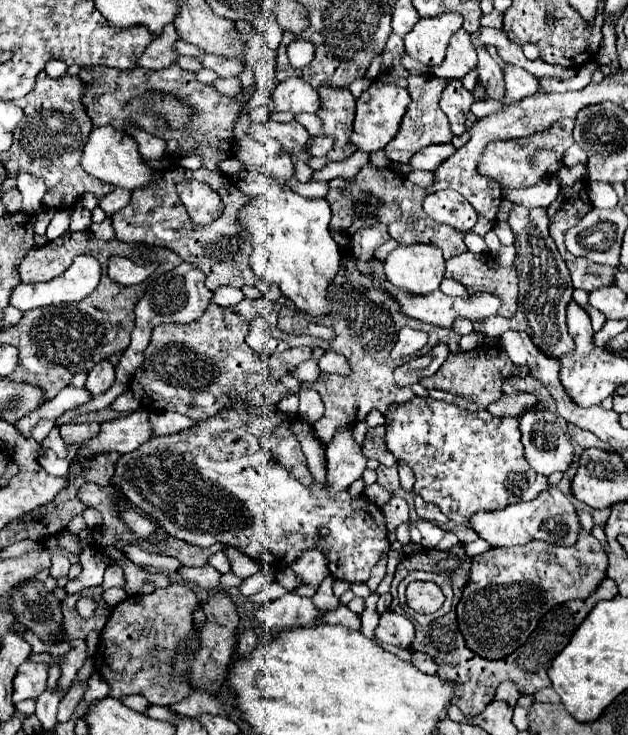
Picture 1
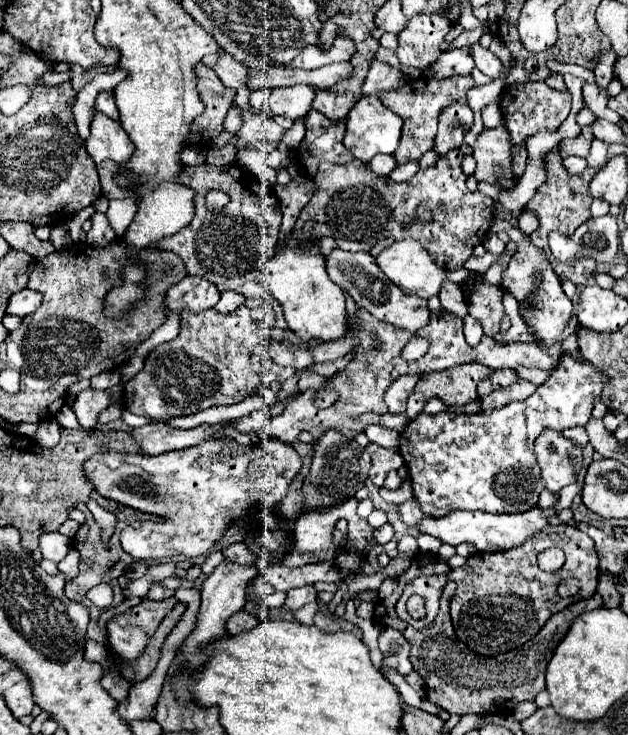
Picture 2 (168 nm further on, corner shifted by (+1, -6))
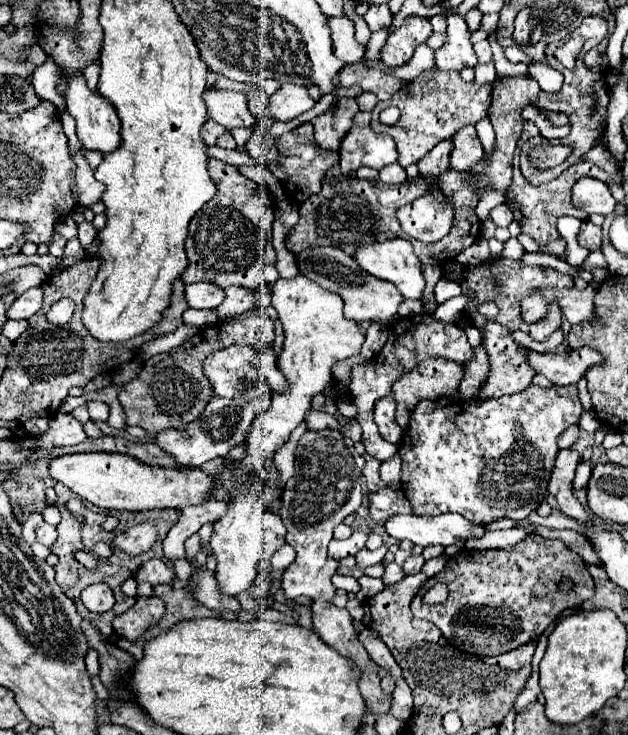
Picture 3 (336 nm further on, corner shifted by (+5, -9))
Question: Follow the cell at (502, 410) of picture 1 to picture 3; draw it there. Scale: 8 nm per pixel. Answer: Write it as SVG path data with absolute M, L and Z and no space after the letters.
M489 321L484 328L483 346L488 352L490 358L490 374L486 380L486 386L480 392L482 400L488 398L500 398L504 394L516 394L526 390L532 384L532 378L536 376L536 372L532 370L532 366L528 366L528 358L526 358L526 348L522 344L518 344L512 340L510 330L498 324L497 322Z

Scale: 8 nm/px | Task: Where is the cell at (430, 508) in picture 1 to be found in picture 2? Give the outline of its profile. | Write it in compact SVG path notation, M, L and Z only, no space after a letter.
M410 499L410 501L402 503L400 505L400 515L402 515L402 521L410 527L416 527L416 523L420 523L420 519L426 519L426 515L422 513L416 499Z

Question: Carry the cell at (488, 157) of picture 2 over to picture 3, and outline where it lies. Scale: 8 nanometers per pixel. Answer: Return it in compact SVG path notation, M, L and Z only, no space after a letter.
M464 126L452 136L452 158L450 158L452 170L462 172L472 164L476 164L482 156L484 156L484 150L476 136L474 126Z

